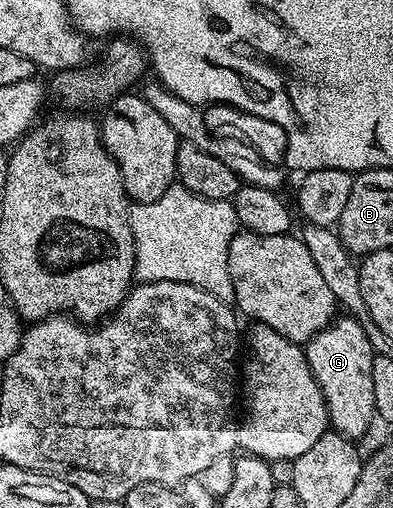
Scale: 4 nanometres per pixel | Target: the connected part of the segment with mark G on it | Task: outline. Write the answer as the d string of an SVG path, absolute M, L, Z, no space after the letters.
M340 316L338 319L326 325L318 335L309 342L306 342L307 365L311 368L311 377L319 384L323 392L322 404L327 406L327 419L330 428L342 437L348 437L350 441L358 442L371 429L371 424L376 424L377 414L373 403L373 363L375 362L376 350L371 350L371 341L363 330L359 321L351 317Z

